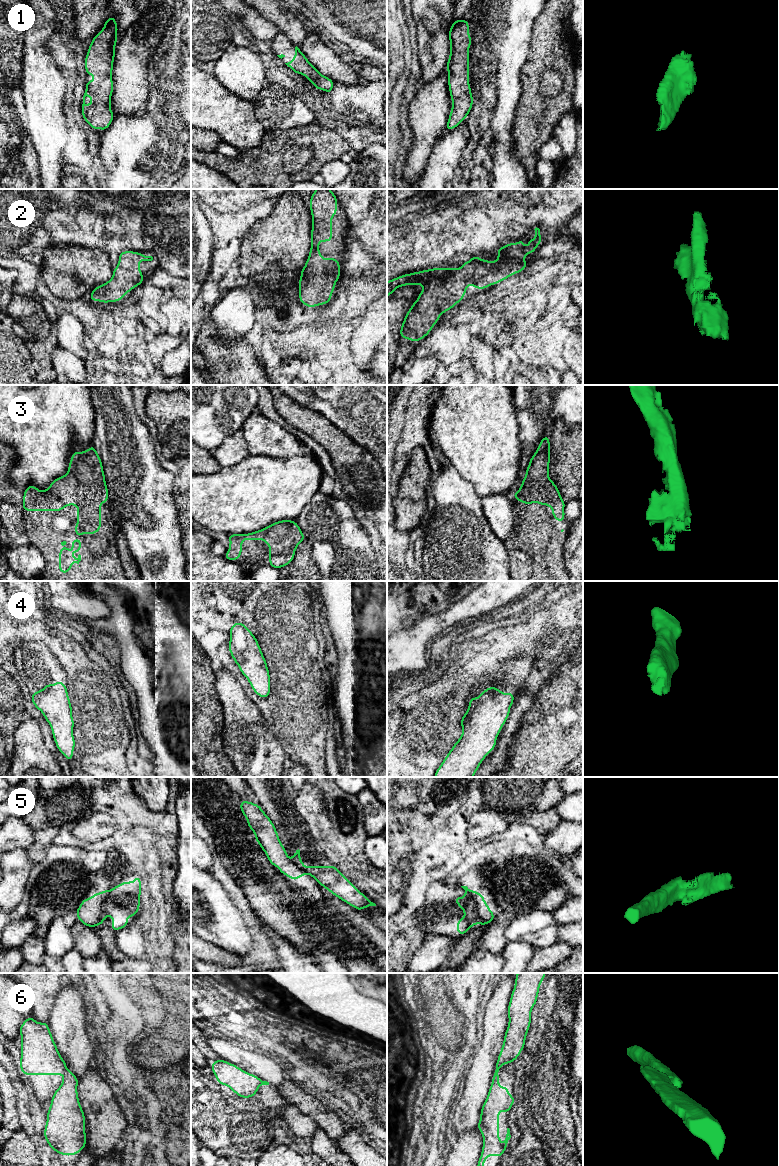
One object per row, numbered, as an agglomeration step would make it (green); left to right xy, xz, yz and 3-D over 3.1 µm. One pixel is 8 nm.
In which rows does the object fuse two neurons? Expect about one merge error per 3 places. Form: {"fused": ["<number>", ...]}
{"fused": ["5", "6"]}

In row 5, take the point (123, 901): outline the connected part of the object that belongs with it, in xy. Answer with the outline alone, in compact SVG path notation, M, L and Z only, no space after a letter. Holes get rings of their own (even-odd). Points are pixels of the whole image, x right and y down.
M135 875L134 881L117 884L109 892L102 904L102 924L107 916L113 918L110 929L118 931L129 925L126 920L137 914L140 908L141 878Z

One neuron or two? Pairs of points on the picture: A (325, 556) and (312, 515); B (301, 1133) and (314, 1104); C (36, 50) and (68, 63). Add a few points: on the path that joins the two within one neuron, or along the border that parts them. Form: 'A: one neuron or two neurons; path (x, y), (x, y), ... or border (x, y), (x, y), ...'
A: one neuron; path (325, 546), (325, 528), (322, 525)
B: two neurons; border (290, 1102), (301, 1112), (309, 1116), (318, 1126)
C: two neurons; border (52, 33), (46, 45), (54, 62), (63, 74)

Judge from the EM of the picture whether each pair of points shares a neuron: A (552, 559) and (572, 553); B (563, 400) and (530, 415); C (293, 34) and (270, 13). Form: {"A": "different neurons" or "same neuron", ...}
{"A": "different neurons", "B": "same neuron", "C": "same neuron"}

